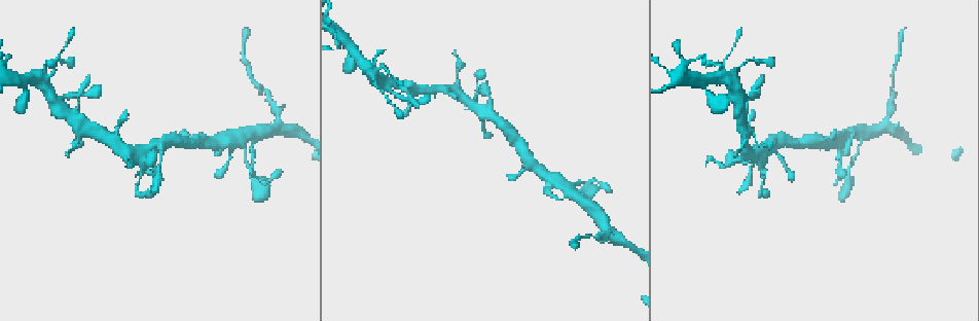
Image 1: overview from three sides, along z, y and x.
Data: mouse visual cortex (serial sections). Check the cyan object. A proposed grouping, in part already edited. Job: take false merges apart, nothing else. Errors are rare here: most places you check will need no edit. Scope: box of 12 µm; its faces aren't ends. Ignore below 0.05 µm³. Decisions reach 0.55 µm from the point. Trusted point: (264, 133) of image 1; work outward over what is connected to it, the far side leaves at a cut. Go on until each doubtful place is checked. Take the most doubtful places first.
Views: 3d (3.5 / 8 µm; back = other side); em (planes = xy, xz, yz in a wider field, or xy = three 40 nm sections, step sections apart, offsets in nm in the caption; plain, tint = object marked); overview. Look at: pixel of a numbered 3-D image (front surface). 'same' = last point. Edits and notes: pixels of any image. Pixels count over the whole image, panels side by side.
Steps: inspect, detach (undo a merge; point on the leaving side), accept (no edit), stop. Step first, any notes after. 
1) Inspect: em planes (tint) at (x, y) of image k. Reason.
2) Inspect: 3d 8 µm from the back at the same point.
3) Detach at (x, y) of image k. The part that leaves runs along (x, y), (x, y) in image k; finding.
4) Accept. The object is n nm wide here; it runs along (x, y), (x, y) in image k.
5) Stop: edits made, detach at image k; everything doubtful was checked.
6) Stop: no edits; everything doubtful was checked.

Inspect: 3d 3.5 µm from the back at (608, 232) of image 1. A narrow waist.

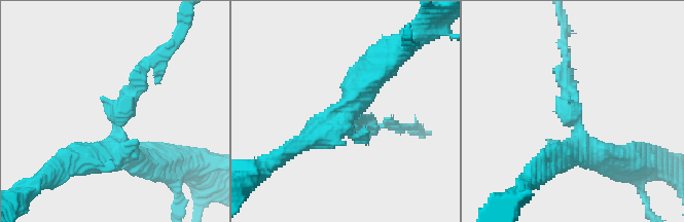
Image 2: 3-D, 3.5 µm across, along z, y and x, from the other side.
Inspect: em xy step 1 (tint) at (572, 121) of image 2.

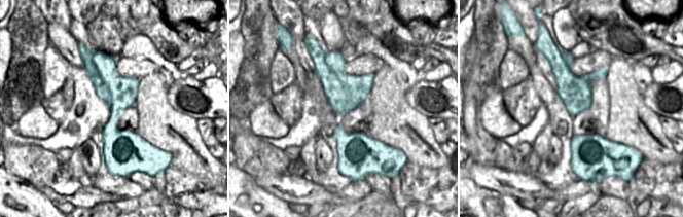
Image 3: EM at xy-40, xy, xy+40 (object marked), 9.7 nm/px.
Detach at (132, 96) of image 2. A border runs along (111, 111), (115, 110), (120, 113) in image 3; a second cell is stuck on.

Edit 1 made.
Inspect: overview. See it whole again.

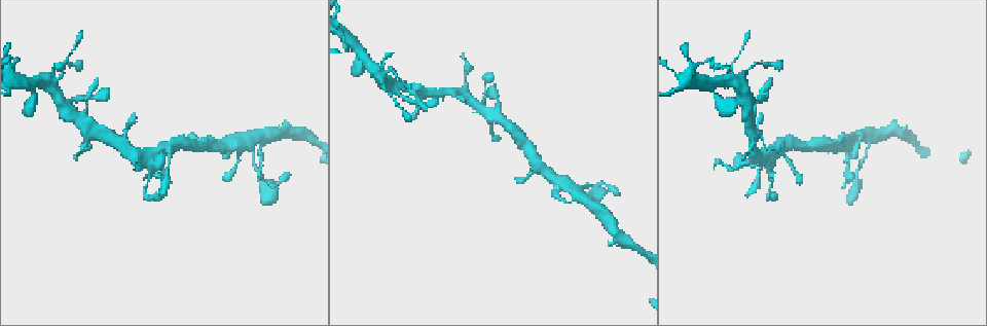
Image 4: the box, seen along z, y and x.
Inspect: 3d 3.5 µm at (851, 141) of image 4. Thin arm on a thick one.

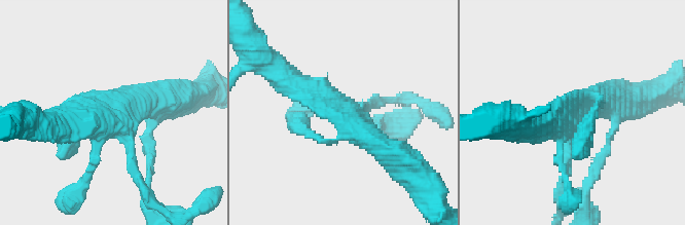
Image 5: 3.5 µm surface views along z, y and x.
Inspect: em xy step 5 (tint) at (344, 113) of image 5.

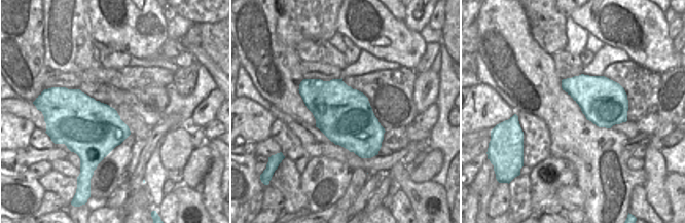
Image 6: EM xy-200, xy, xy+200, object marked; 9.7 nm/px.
Inspect: em planes (tint) at the same point. Another direction.

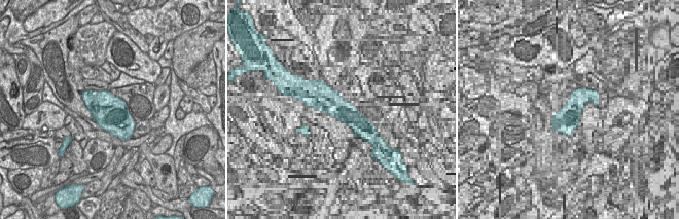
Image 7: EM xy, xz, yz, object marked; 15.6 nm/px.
Accept. It runs along (396, 157), (329, 100), (285, 79) in image 5; one cell here.

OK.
Inspect: 3d 3.5 µm at (347, 47) of image 4. Abrupt turn.

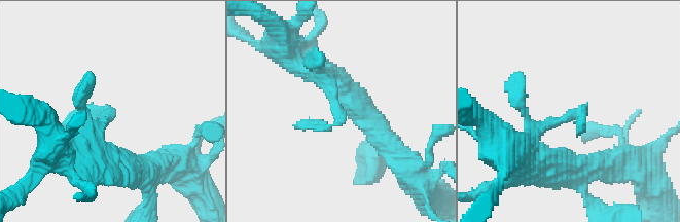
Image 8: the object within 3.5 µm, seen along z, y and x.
Inspect: em xy step 5 (tint) at (107, 113) of image 8. Need the tissue.

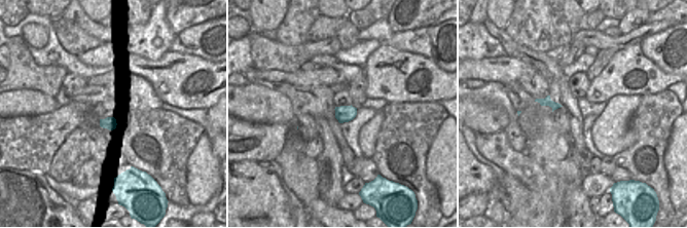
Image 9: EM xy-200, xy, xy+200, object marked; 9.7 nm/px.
Accept. It runs along (328, 75), (337, 120), (299, 125) in image 8; continuous, no second cell.

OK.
Stop: edits made, detach at image 2; everything doubtful was checked.

